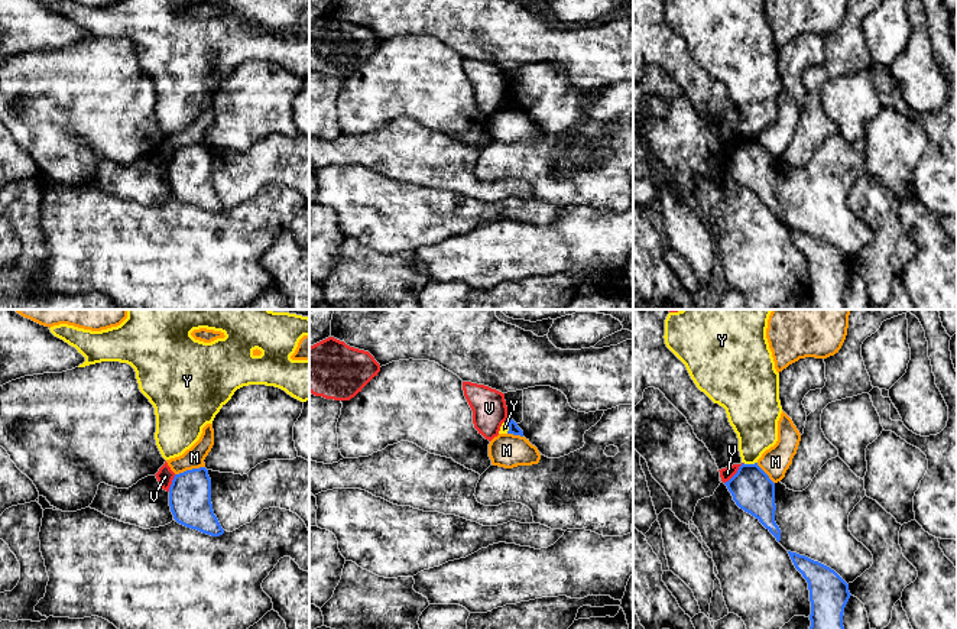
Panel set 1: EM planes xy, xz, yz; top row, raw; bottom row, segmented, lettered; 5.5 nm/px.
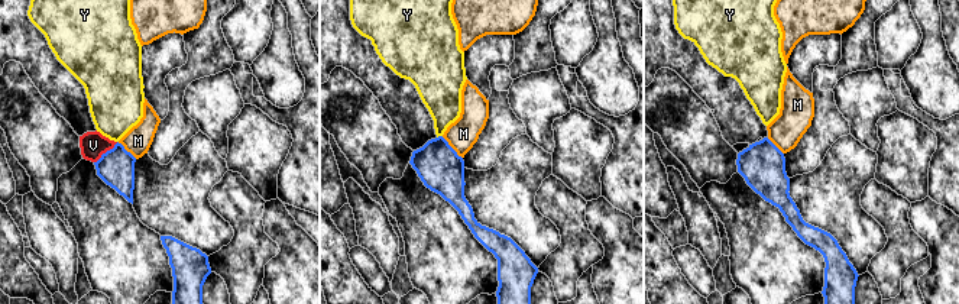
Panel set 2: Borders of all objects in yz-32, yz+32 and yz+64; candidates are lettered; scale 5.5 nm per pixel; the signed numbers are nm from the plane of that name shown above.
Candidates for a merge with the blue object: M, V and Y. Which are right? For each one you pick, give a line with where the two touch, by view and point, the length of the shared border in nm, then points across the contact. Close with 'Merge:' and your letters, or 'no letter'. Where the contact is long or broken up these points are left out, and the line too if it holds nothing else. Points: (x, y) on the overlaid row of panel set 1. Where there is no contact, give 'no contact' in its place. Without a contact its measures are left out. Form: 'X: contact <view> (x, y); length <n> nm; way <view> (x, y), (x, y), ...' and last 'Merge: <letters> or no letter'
Merge: no letter

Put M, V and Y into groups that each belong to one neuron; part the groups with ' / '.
M / V / Y

